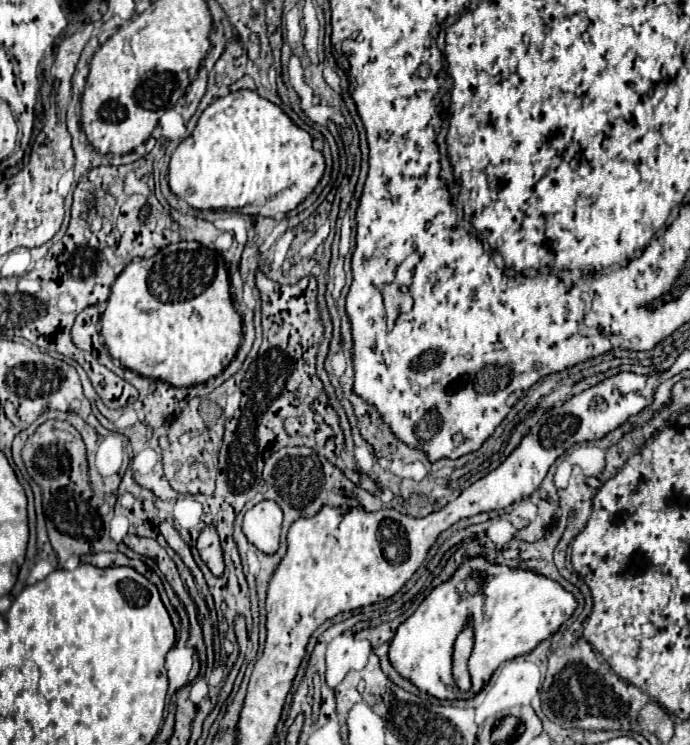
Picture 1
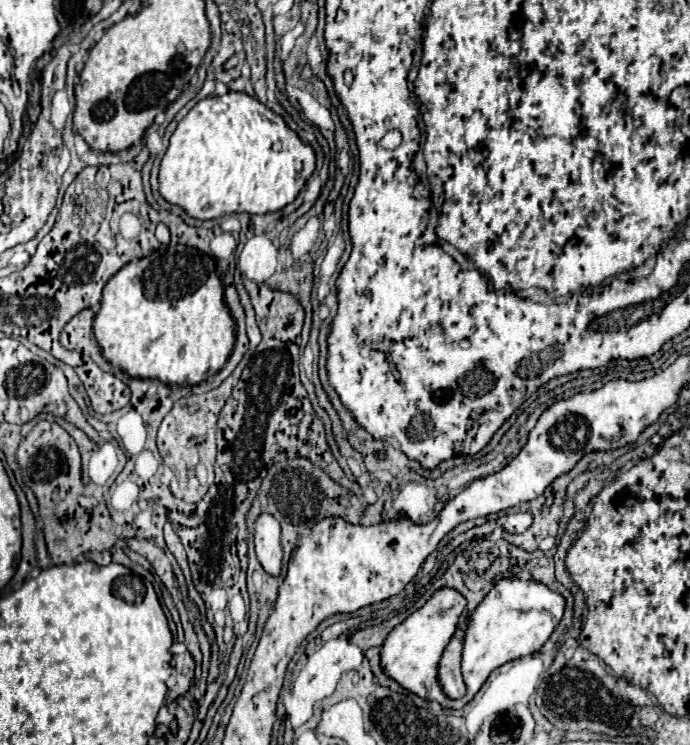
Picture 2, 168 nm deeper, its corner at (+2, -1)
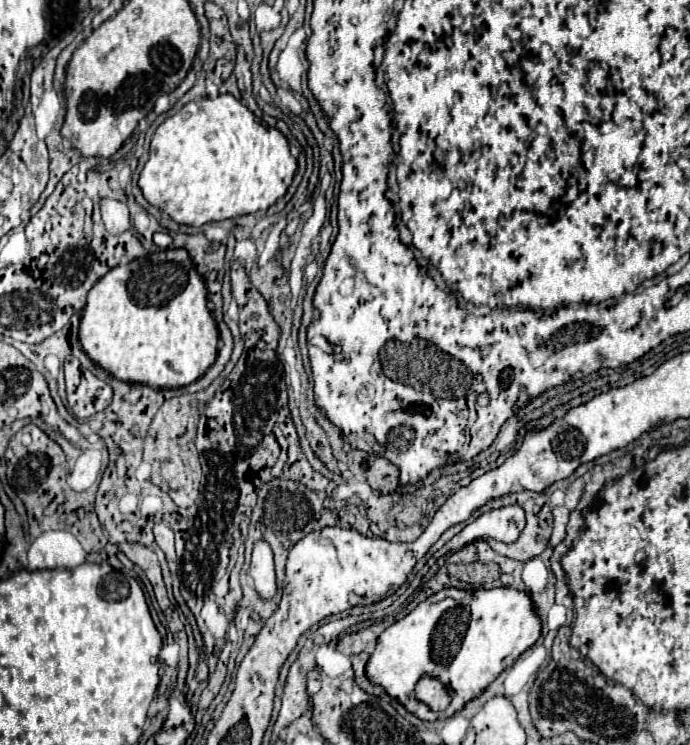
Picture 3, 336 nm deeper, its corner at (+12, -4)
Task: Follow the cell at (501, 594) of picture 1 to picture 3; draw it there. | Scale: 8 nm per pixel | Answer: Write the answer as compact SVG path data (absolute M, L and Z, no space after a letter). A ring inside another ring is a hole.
M510 587L498 589L442 589L422 601L404 619L392 623L378 637L378 645L368 659L366 677L396 697L410 713L420 719L436 721L454 715L470 699L478 697L506 667L510 667L542 633L542 621L530 595ZM422 675L440 679L452 703L446 711L434 713L414 697L414 685Z

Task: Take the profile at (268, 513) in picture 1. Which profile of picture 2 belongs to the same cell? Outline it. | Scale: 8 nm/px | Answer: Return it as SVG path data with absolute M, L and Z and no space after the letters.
M262 514L256 520L256 556L262 568L270 576L278 576L282 570L282 546L280 546L280 528L278 520L270 514Z

